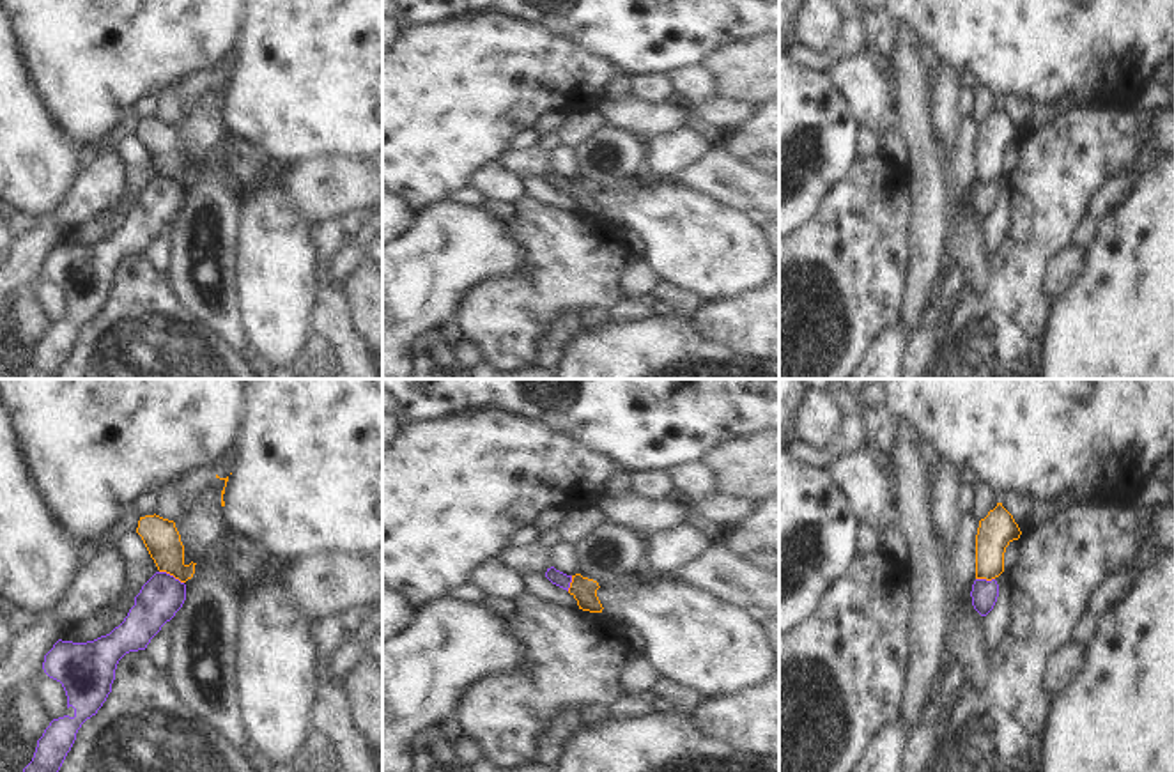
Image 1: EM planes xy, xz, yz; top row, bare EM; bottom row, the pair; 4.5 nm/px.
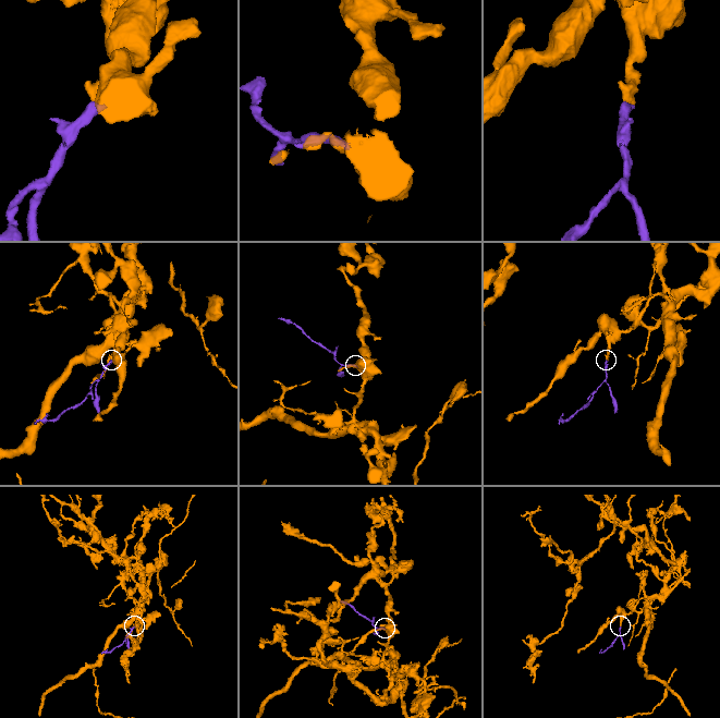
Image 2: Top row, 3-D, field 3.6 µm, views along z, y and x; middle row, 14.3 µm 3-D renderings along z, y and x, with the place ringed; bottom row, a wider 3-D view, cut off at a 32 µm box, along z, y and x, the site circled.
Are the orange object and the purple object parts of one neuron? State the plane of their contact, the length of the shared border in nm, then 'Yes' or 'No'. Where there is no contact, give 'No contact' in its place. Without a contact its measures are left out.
Touches orange in xy. Shared border 130 nm. No.

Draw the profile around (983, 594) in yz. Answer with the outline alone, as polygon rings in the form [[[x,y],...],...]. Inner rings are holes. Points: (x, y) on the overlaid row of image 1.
[[[976,579],[972,584],[970,597],[972,597],[974,609],[981,616],[986,616],[993,609],[997,597],[999,597],[997,581],[995,579],[992,579],[992,581]]]

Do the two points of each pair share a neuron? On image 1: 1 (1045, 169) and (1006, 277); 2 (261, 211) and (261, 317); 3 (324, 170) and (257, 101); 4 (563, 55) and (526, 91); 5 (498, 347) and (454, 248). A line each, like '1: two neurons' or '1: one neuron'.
1: one neuron
2: one neuron
3: two neurons
4: one neuron
5: two neurons

